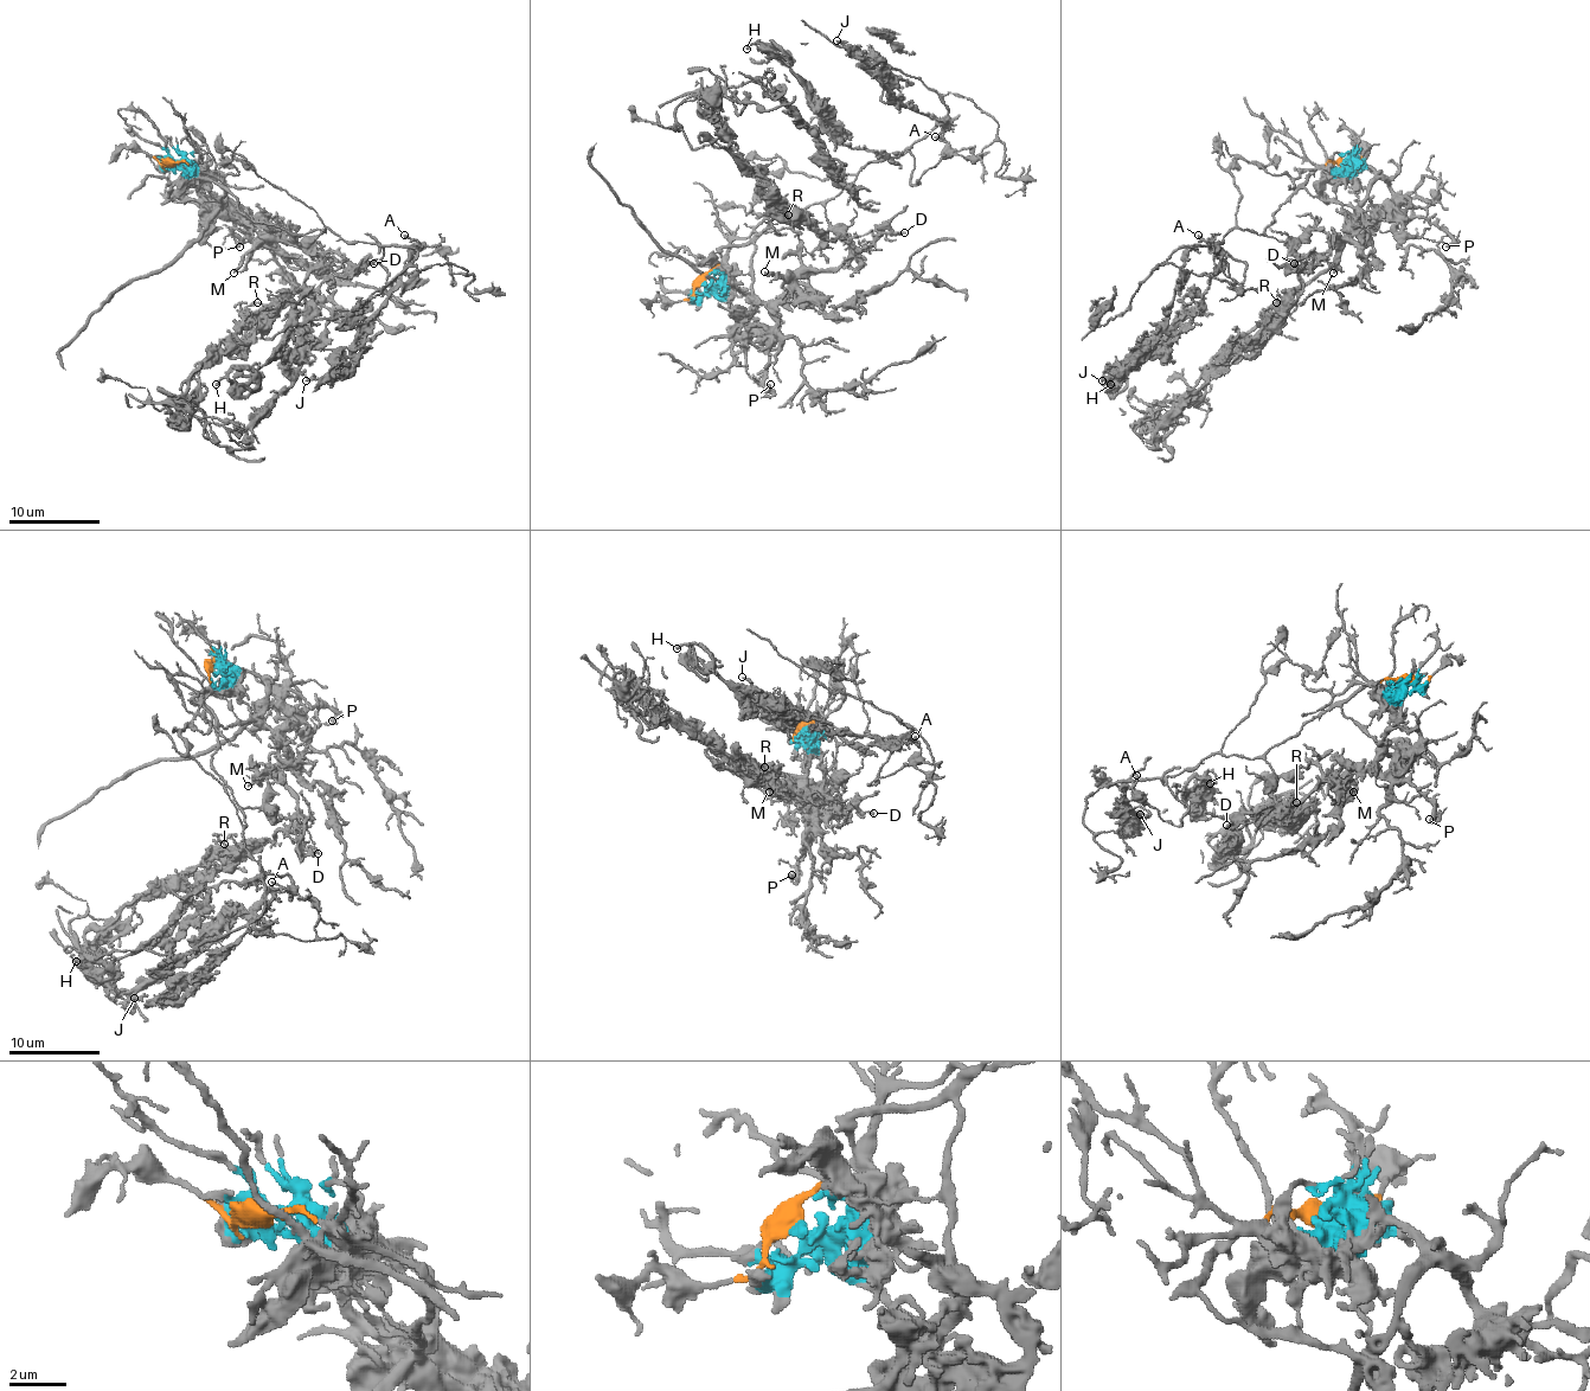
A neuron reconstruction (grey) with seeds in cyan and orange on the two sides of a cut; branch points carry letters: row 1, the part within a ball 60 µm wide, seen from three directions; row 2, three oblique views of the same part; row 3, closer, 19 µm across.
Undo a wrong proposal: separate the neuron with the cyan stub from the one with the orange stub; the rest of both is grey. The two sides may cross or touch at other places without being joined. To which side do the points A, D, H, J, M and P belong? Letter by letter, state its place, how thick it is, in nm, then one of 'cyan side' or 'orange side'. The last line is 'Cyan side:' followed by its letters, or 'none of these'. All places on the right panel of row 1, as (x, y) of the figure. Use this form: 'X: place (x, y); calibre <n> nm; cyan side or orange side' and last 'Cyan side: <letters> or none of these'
A: place (1198, 235); calibre 180 nm; orange side
D: place (1294, 263); calibre 220 nm; cyan side
H: place (1110, 384); calibre 180 nm; orange side
J: place (1102, 380); calibre 260 nm; orange side
M: place (1333, 273); calibre 240 nm; cyan side
P: place (1446, 247); calibre 240 nm; cyan side
Cyan side: D, M, P

